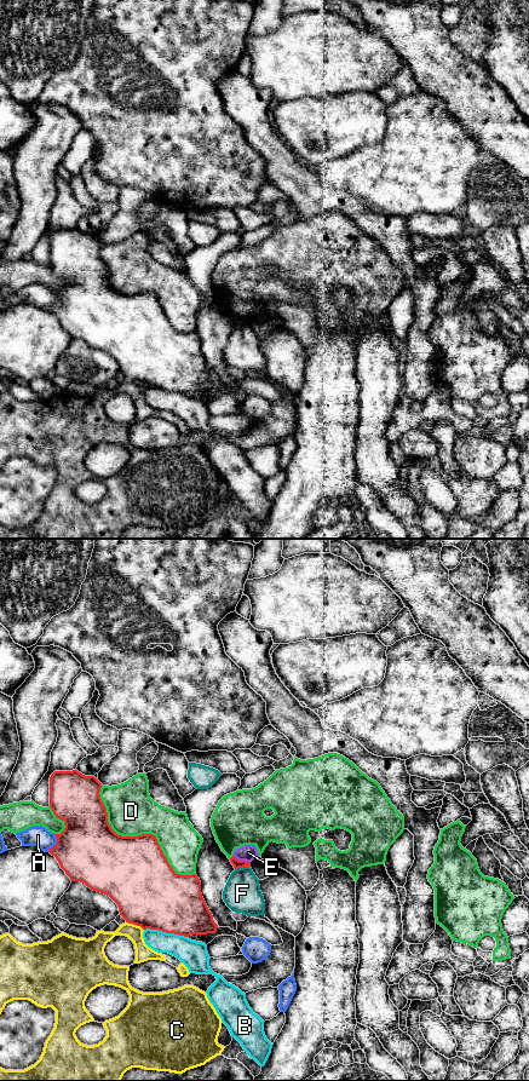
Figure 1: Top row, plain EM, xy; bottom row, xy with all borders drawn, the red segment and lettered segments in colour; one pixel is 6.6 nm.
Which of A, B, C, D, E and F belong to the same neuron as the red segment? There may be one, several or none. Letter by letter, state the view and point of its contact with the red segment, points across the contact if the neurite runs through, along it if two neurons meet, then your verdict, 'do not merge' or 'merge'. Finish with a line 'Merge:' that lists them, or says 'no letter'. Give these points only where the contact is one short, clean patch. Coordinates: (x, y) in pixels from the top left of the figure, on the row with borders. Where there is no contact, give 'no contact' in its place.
A: xy (57, 843) | do not merge
B: xy (166, 932) | do not merge
C: xy (134, 924) | do not merge
D: xy (138, 835) | do not merge
E: xy (242, 861) | along xy (234, 855), (239, 860), (249, 862) | do not merge
F: xy (241, 867) | do not merge
Merge: no letter

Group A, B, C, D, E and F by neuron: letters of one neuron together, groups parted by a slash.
A / B / C / D E / F

